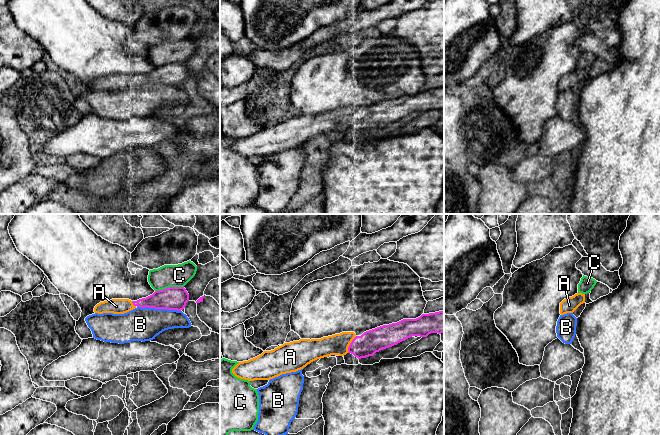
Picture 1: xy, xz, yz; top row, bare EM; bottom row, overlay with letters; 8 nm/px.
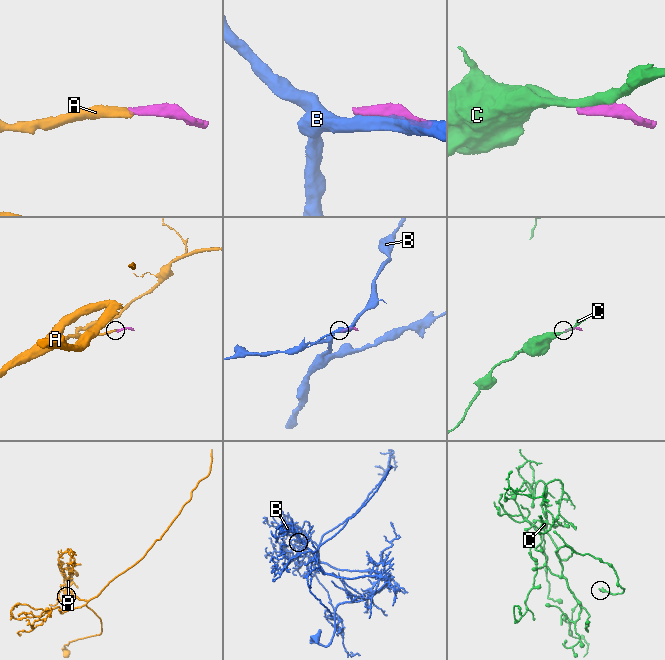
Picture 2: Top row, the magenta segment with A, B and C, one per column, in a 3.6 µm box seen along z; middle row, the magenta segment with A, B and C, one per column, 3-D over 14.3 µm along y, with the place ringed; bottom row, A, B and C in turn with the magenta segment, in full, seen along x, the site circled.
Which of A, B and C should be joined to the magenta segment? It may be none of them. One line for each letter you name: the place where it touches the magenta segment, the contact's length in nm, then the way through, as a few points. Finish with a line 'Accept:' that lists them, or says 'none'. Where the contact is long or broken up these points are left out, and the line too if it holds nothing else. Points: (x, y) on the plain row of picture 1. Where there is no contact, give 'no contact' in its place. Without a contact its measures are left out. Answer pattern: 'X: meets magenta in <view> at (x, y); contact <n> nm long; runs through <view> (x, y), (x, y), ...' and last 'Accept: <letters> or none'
A: meets magenta in xz at (350, 120); contact 150 nm long
Accept: A

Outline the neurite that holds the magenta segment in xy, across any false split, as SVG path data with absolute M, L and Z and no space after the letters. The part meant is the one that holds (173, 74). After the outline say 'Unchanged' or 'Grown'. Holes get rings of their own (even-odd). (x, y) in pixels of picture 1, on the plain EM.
M169 63L155 67L152 71L137 77L112 75L100 78L95 82L94 88L98 90L124 90L136 83L181 87L185 84L188 77L189 70L184 63Z. Grown

